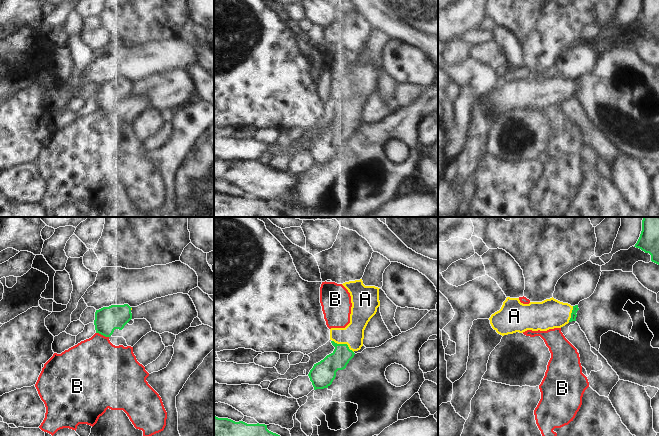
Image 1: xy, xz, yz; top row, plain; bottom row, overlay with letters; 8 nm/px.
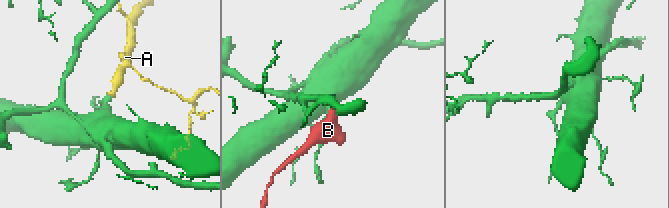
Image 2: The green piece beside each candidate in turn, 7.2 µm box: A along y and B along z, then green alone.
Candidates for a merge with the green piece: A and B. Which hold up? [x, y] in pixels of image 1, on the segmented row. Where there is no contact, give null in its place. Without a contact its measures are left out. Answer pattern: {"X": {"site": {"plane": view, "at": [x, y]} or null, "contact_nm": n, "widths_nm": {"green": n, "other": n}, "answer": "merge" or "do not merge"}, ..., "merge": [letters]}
{"A": {"site": {"plane": "xz", "at": [343, 344]}, "contact_nm": 200, "widths_nm": {"green": 170, "other": 180}, "answer": "merge"}, "B": {"site": {"plane": "xy", "at": [102, 334]}, "contact_nm": 110, "widths_nm": {"green": 200, "other": 420}, "answer": "do not merge"}, "merge": ["A"]}

